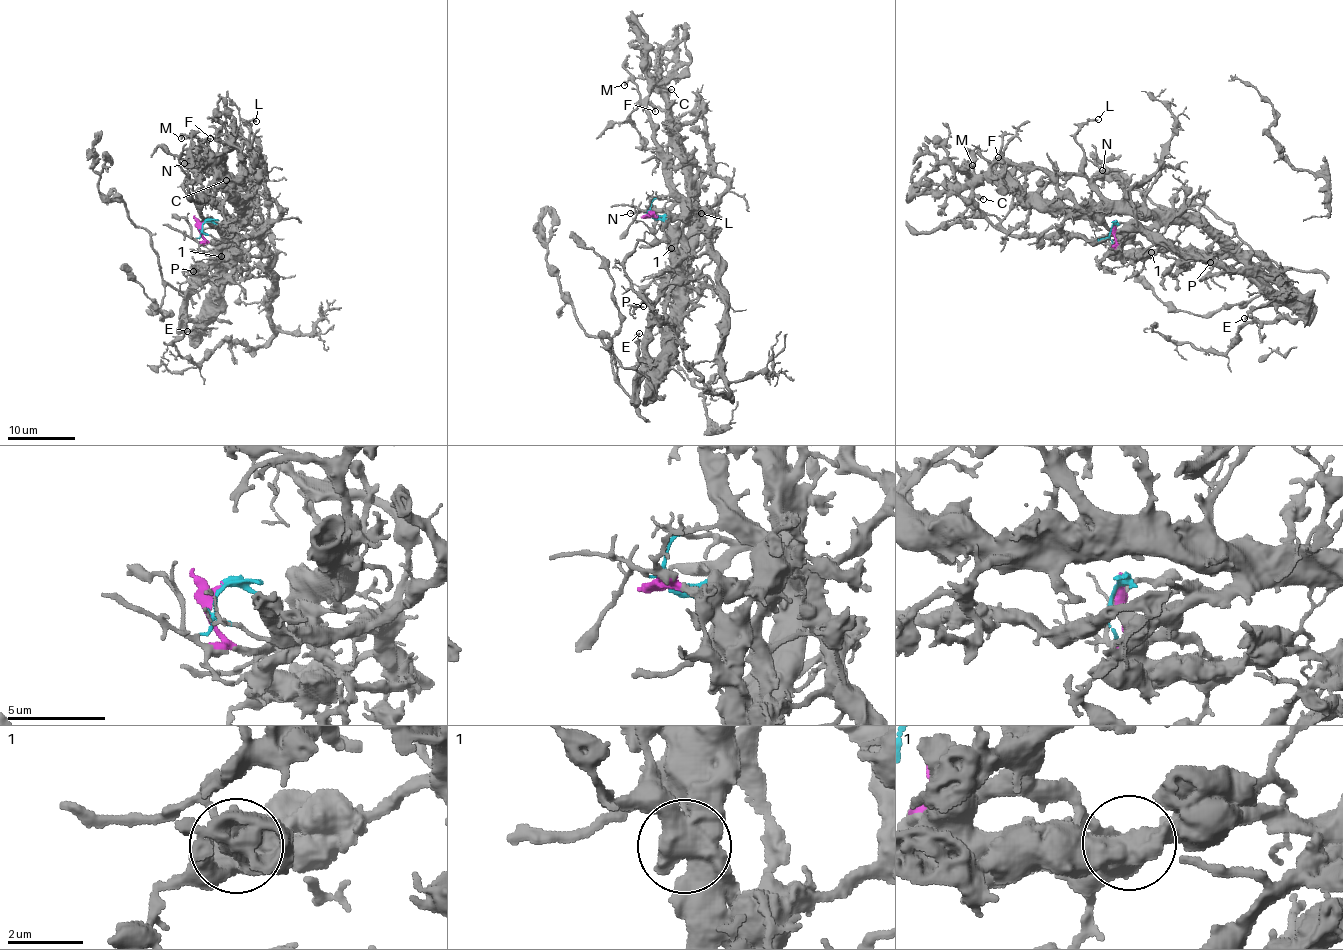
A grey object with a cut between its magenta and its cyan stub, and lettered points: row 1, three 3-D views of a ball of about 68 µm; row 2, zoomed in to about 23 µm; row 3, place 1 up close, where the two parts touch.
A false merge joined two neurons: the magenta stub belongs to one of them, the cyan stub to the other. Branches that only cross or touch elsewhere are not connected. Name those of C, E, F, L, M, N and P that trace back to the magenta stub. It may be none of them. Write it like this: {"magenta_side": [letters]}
{"magenta_side": ["C", "E", "F", "L", "M", "N", "P"]}

